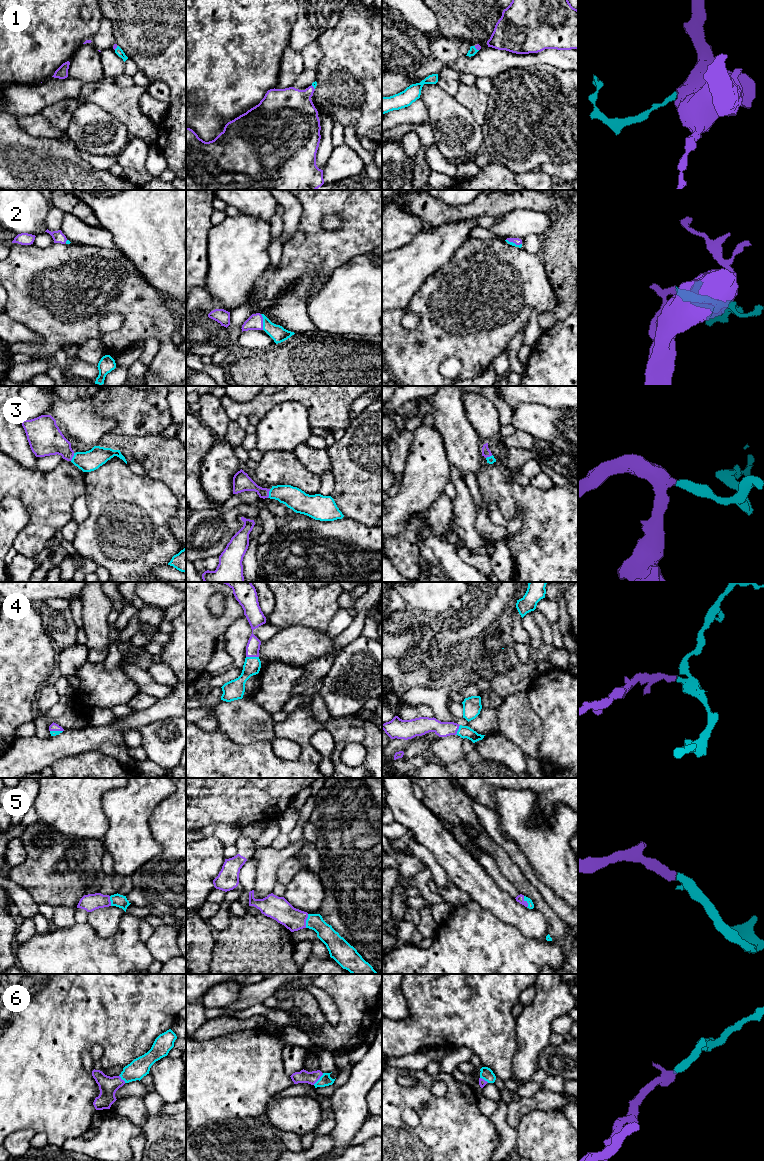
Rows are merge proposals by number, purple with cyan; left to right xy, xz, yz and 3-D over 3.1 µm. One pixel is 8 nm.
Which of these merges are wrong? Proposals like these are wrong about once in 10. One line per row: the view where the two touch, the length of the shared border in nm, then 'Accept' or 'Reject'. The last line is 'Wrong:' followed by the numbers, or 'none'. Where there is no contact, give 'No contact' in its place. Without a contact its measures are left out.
1: Touches purple in yz. Shared border 50 nm. Accept
2: Touches purple in xz. Shared border 130 nm. Accept
3: Touches purple in xz. Shared border 80 nm. Accept
4: Touches purple in xz. Shared border 100 nm. Accept
5: Touches purple in xz. Shared border 110 nm. Accept
6: Touches purple in xz. Shared border 130 nm. Accept
Wrong: none

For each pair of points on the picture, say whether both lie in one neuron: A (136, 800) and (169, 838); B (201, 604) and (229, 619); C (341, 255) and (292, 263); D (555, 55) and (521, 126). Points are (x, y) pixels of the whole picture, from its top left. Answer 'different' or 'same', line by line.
A: different
B: same
C: same
D: different

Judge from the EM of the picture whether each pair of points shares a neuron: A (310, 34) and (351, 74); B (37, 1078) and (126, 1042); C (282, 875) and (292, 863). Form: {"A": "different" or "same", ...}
{"A": "different", "B": "same", "C": "same"}

